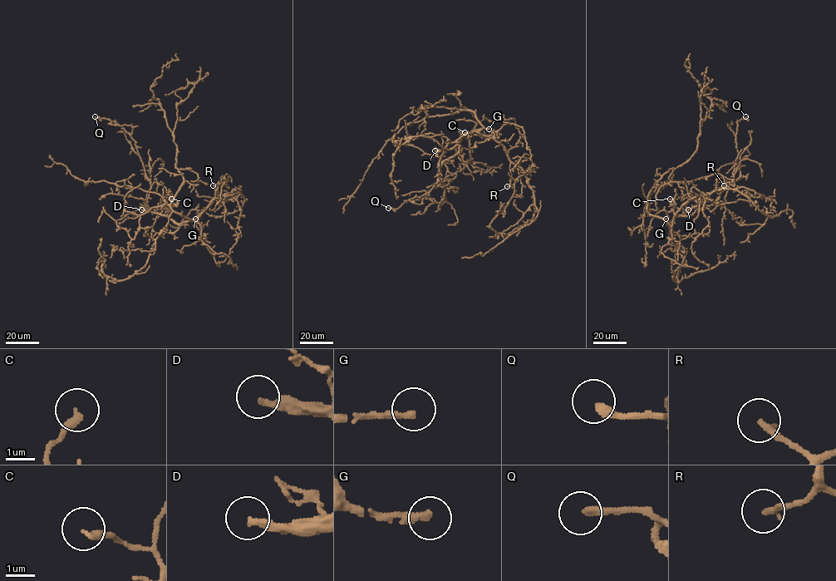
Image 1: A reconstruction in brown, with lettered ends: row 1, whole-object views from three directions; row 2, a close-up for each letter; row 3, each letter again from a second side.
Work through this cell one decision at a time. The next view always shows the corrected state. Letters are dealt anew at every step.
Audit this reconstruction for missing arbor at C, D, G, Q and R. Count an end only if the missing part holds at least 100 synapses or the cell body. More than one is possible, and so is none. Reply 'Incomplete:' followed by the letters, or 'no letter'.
Incomplete: D, G

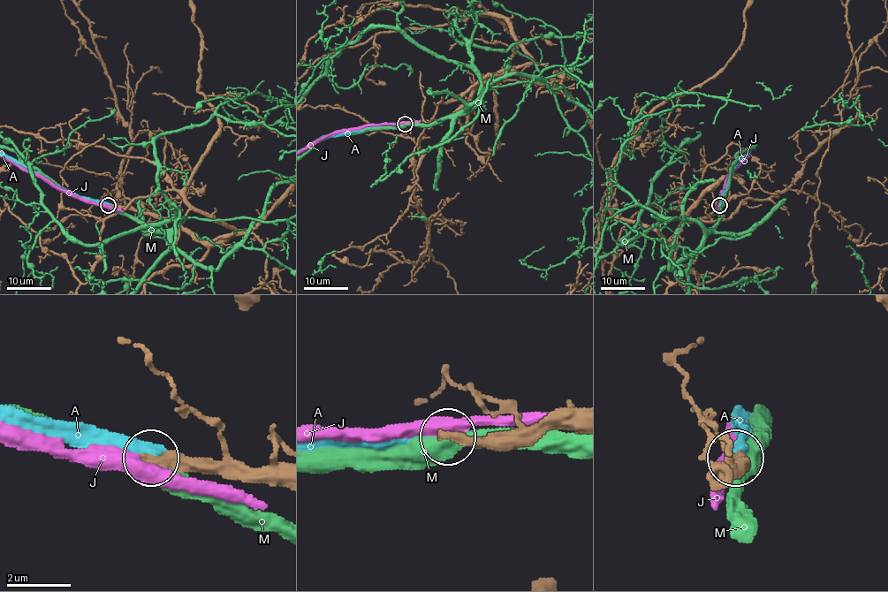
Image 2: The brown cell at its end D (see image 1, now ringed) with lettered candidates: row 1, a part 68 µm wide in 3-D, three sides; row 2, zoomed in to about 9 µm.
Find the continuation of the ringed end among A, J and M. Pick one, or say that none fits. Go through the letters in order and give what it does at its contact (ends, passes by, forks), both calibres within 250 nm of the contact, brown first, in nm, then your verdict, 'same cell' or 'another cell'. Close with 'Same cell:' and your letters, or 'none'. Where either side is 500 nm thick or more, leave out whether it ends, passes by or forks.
A: it ends there; 400 nm thick on the brown side, 380 nm on the other; same cell
J: it passes by; 360 nm thick on the brown side, 460 nm on the other; another cell
M: 440 nm thick on the brown side, 500 nm on the other; another cell
Same cell: A

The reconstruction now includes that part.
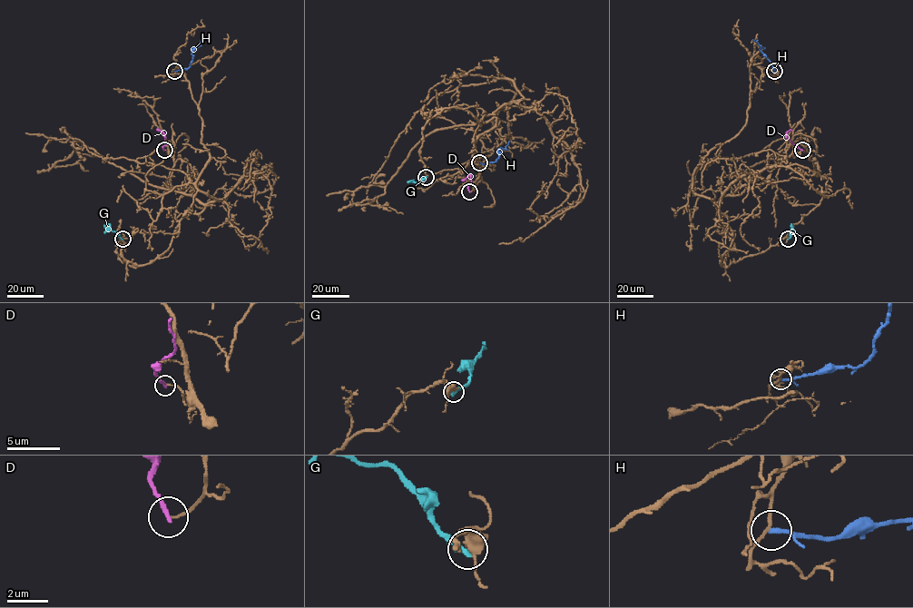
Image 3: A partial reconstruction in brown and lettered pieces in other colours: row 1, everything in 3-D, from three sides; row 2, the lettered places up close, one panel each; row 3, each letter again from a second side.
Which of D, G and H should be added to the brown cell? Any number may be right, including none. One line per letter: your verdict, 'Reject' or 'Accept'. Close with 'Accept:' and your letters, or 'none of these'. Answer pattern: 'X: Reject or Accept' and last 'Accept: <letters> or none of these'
D: Reject
G: Reject
H: Reject
Accept: none of these

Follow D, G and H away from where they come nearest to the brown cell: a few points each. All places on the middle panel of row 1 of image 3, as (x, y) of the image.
D: (469, 191), (470, 176), (461, 181)
G: (426, 177), (419, 182), (407, 182)
H: (479, 163), (495, 162), (499, 156), (498, 149), (505, 149), (509, 140)

